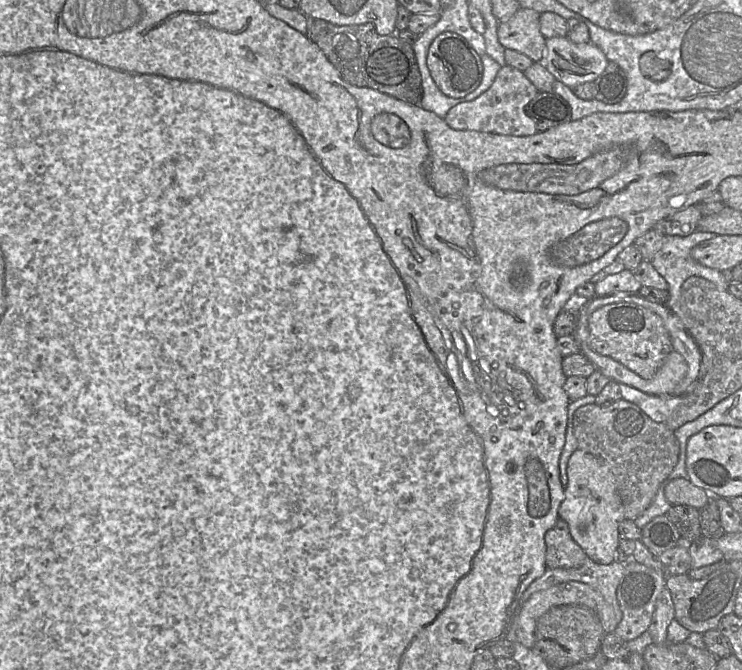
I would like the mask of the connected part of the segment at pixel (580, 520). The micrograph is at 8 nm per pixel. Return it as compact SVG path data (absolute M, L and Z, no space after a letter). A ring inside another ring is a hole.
M578 448L569 458L567 475L568 484L559 507L559 518L567 522L572 538L589 558L599 564L616 561L620 540L619 524L626 518L609 465Z

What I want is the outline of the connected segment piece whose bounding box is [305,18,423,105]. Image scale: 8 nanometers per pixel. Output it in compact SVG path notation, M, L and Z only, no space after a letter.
M308 18L305 36L320 48L344 81L378 90L411 105L420 104L422 79L412 45L401 41L395 33L379 35L371 23L337 26Z

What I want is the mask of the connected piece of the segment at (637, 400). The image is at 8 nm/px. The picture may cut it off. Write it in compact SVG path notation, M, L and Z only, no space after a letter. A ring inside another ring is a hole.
M623 383L618 385L622 399L639 406L655 422L666 422L683 397L649 395Z

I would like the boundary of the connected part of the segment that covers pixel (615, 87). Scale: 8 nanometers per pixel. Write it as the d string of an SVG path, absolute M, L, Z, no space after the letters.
M609 61L605 70L594 81L596 99L609 104L622 100L627 90L624 71L614 62Z

